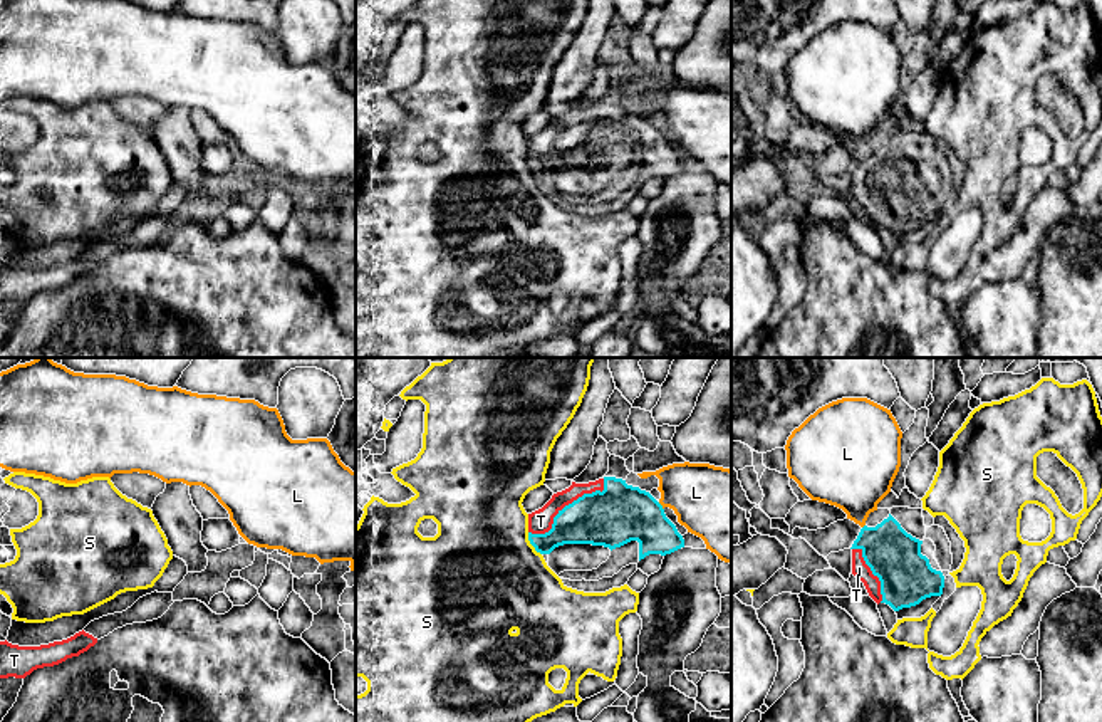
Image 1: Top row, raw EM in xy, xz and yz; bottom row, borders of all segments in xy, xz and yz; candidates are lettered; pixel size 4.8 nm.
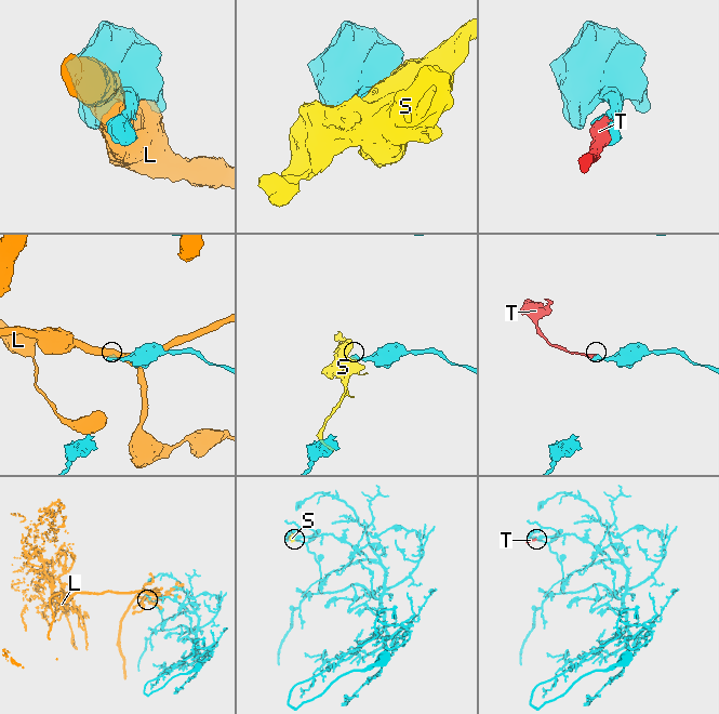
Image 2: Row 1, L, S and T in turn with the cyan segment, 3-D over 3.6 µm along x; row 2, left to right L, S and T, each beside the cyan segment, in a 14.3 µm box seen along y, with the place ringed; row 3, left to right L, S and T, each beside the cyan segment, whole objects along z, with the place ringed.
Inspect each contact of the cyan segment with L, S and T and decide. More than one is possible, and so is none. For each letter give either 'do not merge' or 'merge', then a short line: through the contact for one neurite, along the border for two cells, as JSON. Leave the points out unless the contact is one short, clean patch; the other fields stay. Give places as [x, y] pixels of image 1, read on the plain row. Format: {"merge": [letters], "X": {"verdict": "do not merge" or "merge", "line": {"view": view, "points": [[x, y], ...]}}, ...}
{"merge": ["T"], "L": {"verdict": "do not merge"}, "S": {"verdict": "do not merge"}, "T": {"verdict": "merge"}}

